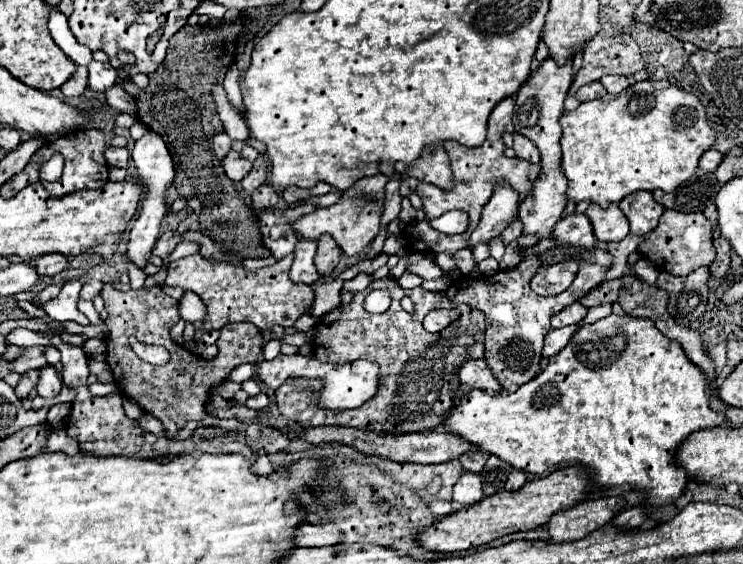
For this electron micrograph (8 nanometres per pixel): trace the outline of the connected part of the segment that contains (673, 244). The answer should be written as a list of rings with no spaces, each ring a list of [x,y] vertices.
[[[665,210],[659,226],[643,240],[637,248],[637,252],[647,258],[655,268],[669,274],[685,274],[693,272],[693,268],[699,268],[701,264],[711,264],[715,260],[715,246],[711,240],[715,226],[703,216],[703,212],[677,212],[677,210]]]

